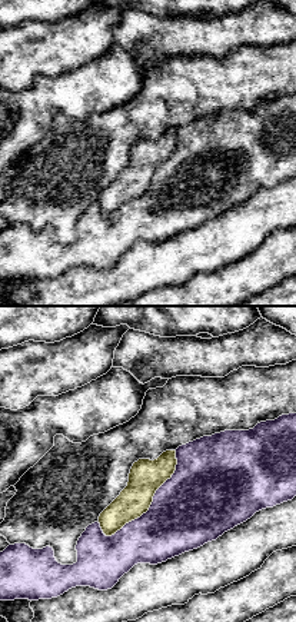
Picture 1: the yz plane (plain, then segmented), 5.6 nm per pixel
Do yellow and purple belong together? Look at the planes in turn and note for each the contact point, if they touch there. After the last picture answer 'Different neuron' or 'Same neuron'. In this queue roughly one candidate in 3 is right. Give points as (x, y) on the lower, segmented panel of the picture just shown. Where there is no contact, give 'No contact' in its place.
Touches yellow at (152, 501)

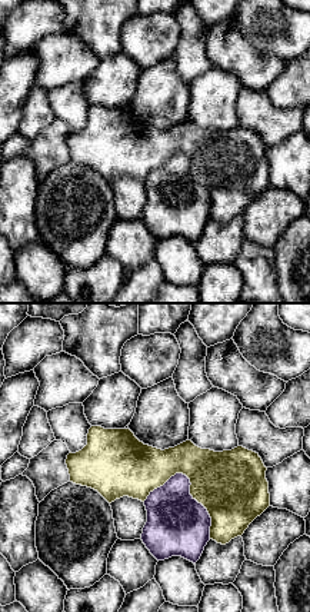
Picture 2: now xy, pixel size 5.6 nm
Touches yellow at (190, 486)

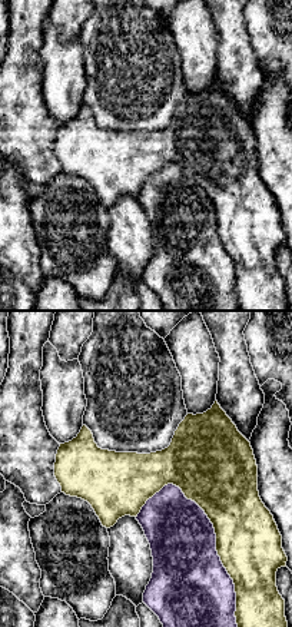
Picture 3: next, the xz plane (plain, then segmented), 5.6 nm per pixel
Touches yellow at (216, 548)

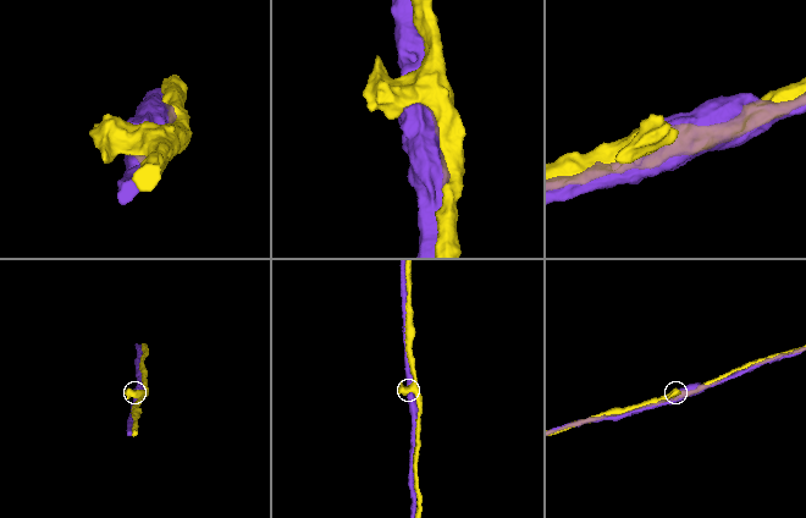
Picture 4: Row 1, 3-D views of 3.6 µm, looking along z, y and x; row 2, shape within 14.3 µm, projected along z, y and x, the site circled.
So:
Different neuron

